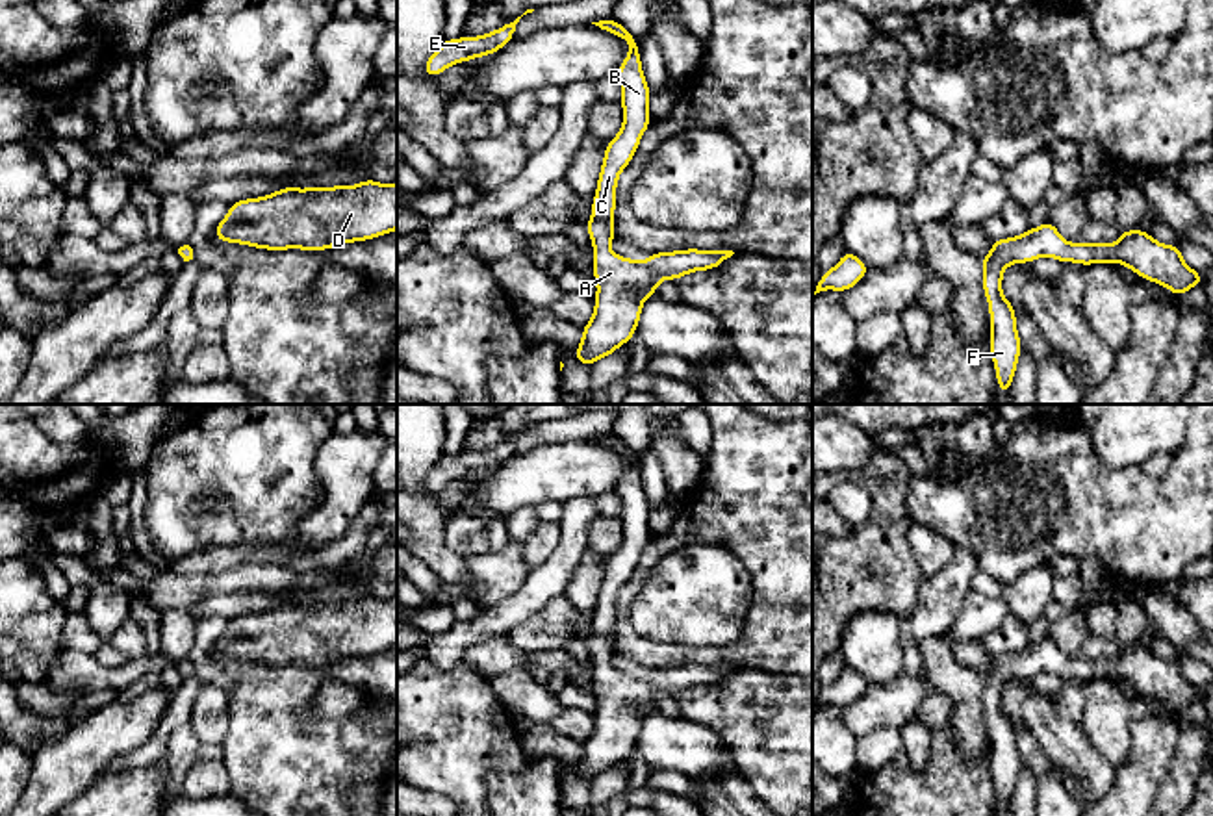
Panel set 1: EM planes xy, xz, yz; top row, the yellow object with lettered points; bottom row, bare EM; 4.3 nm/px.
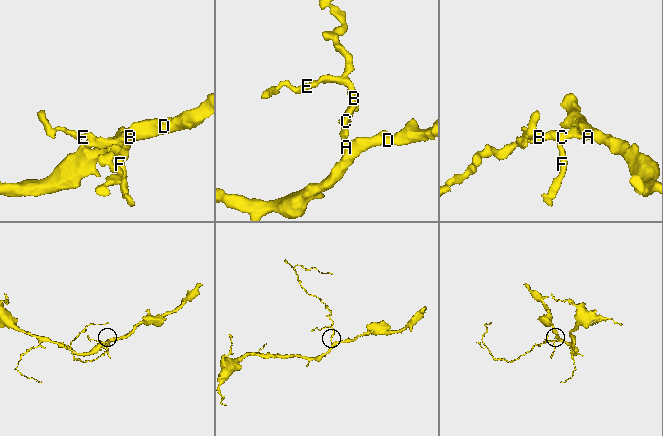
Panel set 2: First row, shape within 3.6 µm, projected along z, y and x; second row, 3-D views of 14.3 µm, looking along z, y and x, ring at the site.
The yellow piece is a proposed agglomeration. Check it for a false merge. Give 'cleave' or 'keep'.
keep

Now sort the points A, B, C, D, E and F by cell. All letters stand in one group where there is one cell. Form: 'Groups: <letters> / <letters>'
Groups: A B C D E F

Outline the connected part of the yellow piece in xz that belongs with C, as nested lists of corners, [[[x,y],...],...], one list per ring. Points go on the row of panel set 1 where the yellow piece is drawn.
[[[612,17],[592,22],[601,30],[625,39],[629,54],[618,67],[616,78],[621,83],[623,124],[605,147],[597,191],[592,200],[592,217],[586,223],[594,245],[594,280],[597,295],[595,312],[582,326],[581,345],[575,360],[590,369],[599,358],[610,356],[619,345],[629,343],[638,330],[644,300],[658,293],[658,282],[677,280],[688,273],[709,271],[725,263],[733,250],[671,250],[651,252],[647,261],[614,254],[608,245],[616,237],[612,217],[616,213],[616,187],[621,171],[632,161],[640,139],[651,124],[649,85],[642,70],[638,37]]]

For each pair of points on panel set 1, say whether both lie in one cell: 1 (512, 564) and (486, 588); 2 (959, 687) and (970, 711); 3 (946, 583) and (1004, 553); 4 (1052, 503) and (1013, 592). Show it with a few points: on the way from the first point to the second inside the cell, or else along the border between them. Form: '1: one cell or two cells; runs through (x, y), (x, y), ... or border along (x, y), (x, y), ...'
1: one cell; runs through (507, 570), (492, 583)
2: one cell; runs through (965, 692), (967, 705)
3: two cells; border along (957, 548), (967, 548), (980, 570)
4: two cells; border along (1047, 562), (1024, 570), (1004, 585)

